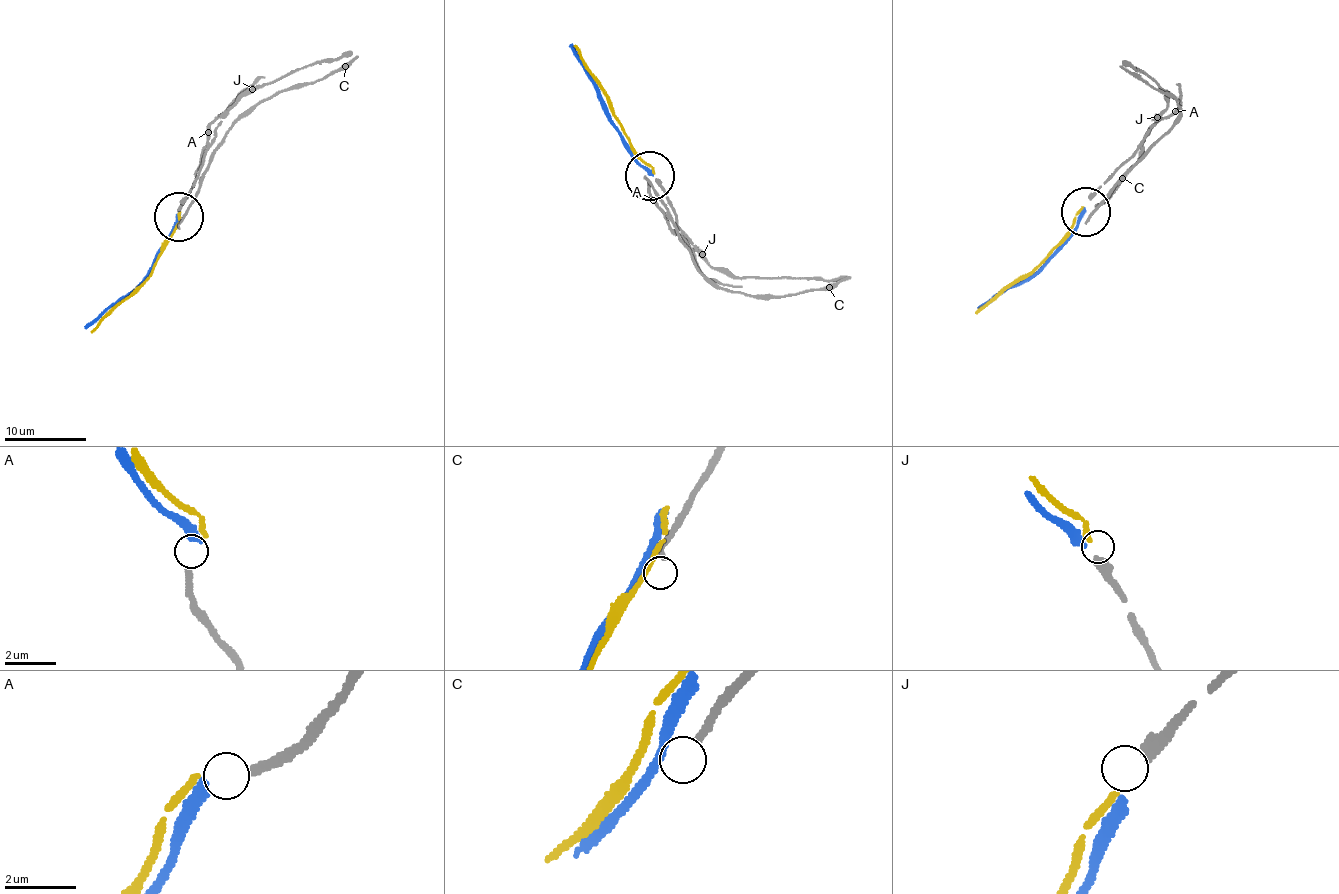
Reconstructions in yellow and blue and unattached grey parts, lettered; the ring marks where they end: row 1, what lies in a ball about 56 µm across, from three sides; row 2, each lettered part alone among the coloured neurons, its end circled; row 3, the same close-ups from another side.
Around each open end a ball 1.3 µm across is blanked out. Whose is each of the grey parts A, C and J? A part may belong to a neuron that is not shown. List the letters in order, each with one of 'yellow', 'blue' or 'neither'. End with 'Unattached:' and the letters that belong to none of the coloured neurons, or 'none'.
A: neither
C: neither
J: yellow
Unattached: A, C

